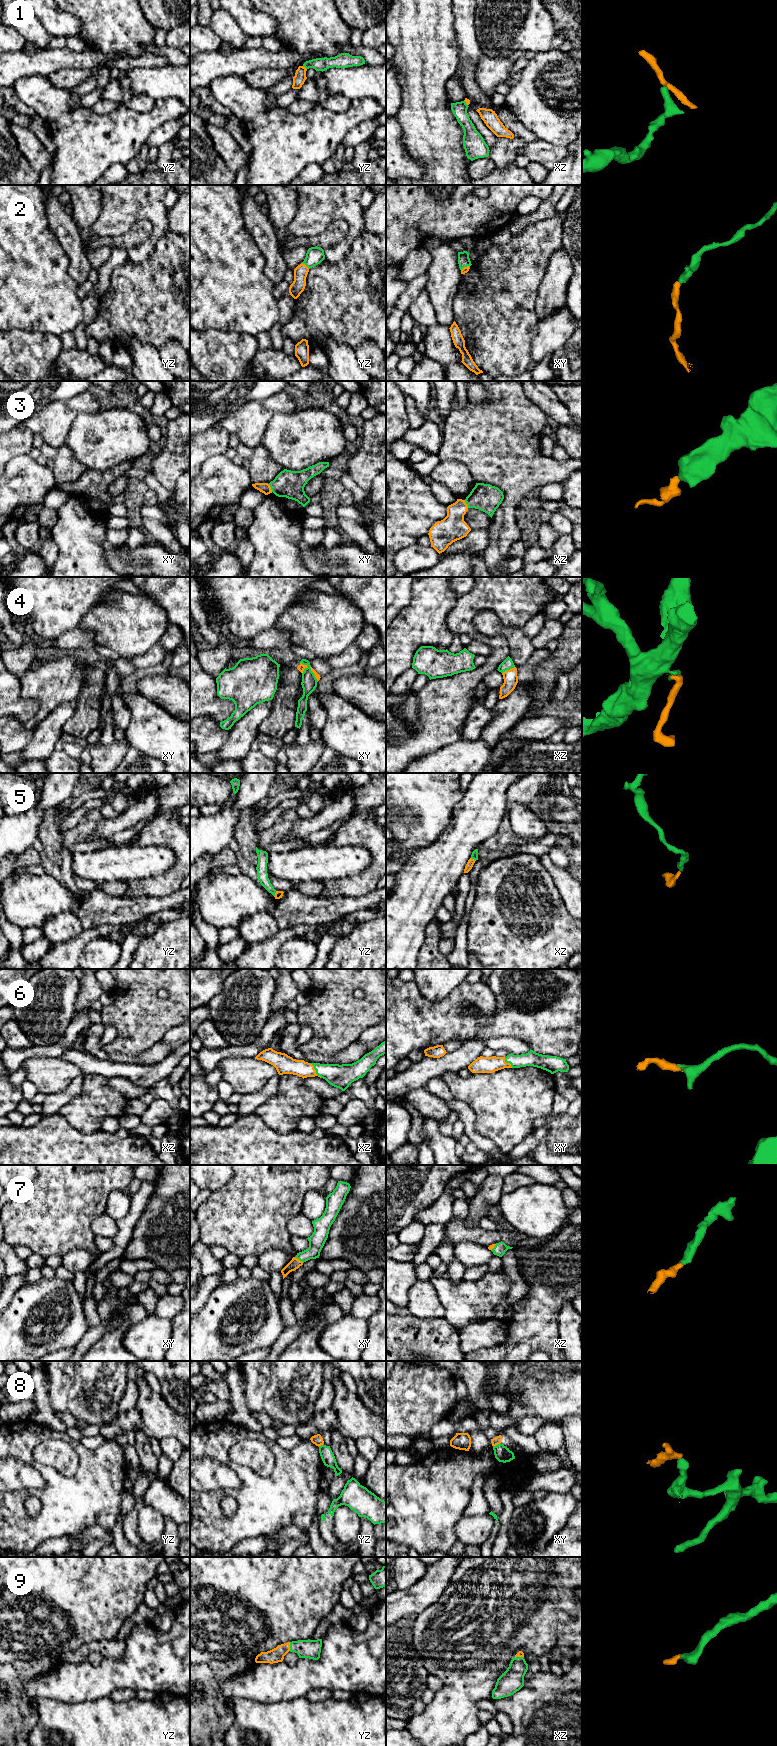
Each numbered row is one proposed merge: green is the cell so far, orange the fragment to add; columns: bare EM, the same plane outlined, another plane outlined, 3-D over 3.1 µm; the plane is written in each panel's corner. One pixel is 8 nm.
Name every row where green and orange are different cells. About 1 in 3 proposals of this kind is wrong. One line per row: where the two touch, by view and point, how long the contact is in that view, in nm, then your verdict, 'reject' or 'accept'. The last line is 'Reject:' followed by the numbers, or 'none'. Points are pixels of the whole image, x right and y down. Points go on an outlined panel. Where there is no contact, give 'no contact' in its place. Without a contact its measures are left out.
1: meets green in yz at (304, 66); contact 50 nm long; reject
2: meets green in yz at (306, 265); contact 80 nm long; accept
3: meets green in xy at (271, 488); contact 70 nm long; accept
4: meets green in xz at (508, 669); contact 120 nm long; reject
5: meets green in xz at (473, 858); contact 50 nm long; accept
6: meets green in xz at (315, 1069); contact 160 nm long; accept
7: meets green in xy at (299, 1259); contact 90 nm long; accept
8: meets green in xy at (496, 1445); contact 70 nm long; reject
9: meets green in yz at (290, 1646); contact 70 nm long; accept
Reject: 1, 4, 8

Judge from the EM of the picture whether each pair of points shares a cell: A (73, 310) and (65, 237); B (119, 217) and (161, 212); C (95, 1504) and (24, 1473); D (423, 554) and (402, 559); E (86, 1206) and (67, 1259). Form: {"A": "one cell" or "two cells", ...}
{"A": "two cells", "B": "one cell", "C": "two cells", "D": "one cell", "E": "two cells"}

